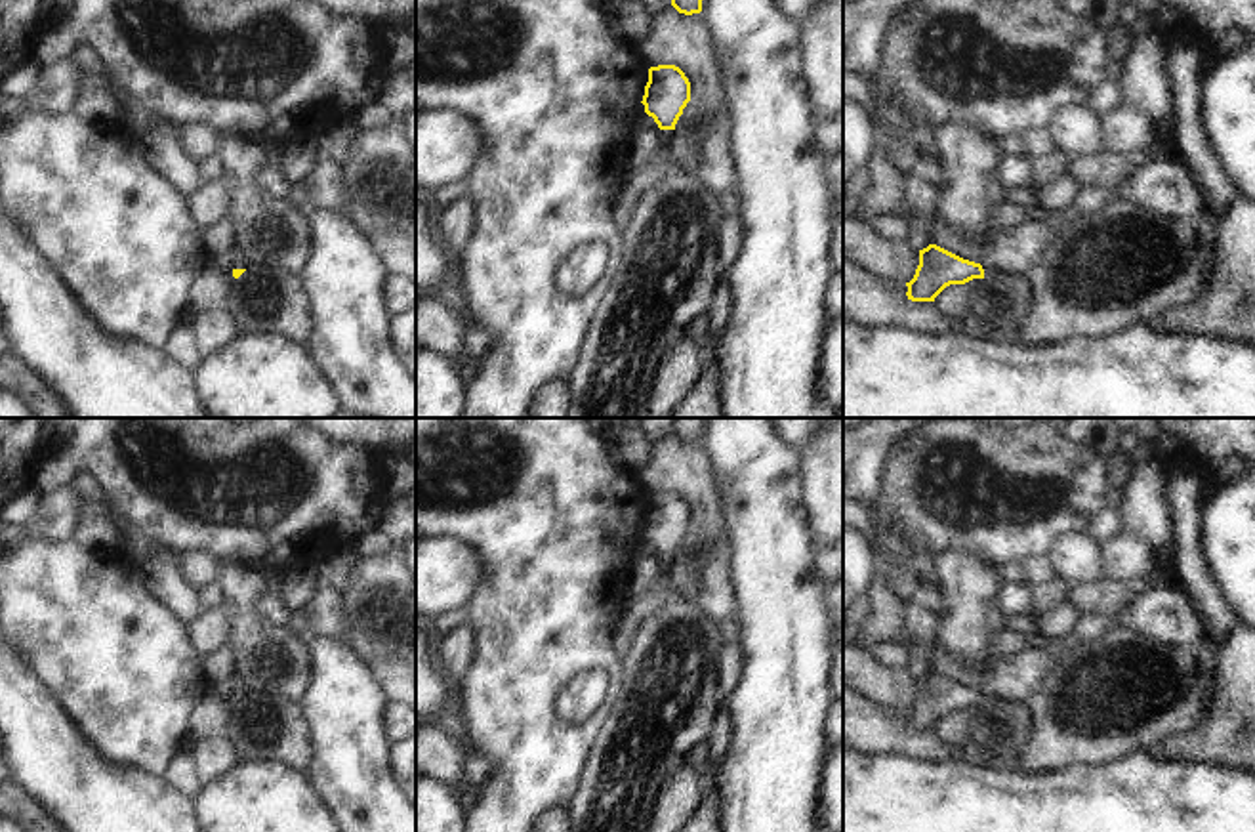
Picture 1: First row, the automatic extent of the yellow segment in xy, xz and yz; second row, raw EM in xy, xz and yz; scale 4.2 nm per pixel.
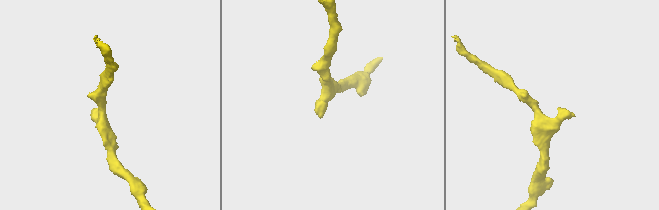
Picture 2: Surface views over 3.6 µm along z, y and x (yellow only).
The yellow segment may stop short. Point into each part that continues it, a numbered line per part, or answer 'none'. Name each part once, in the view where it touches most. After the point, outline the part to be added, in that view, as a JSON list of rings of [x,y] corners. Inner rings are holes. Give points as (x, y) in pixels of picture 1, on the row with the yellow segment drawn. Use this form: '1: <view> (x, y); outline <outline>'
1: xz (658, 168); outline [[[660,130],[660,143],[648,162],[631,172],[629,179],[622,183],[622,200],[614,206],[614,218],[622,223],[628,223],[633,206],[641,195],[662,181],[671,179],[671,162],[669,162],[669,143],[675,139],[675,130]]]

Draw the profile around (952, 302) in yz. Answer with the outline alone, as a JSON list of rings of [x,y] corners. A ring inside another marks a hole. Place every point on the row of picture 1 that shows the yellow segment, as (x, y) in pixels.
[[[973,279],[965,284],[946,286],[933,302],[936,311],[952,322],[965,322],[969,319],[969,292],[982,282],[984,279]]]

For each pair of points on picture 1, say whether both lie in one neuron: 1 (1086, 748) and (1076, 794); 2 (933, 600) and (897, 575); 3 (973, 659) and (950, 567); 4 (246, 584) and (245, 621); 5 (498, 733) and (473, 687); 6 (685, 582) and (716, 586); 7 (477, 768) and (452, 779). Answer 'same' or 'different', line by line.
1: different
2: same
3: same
4: same
5: same
6: different
7: different

